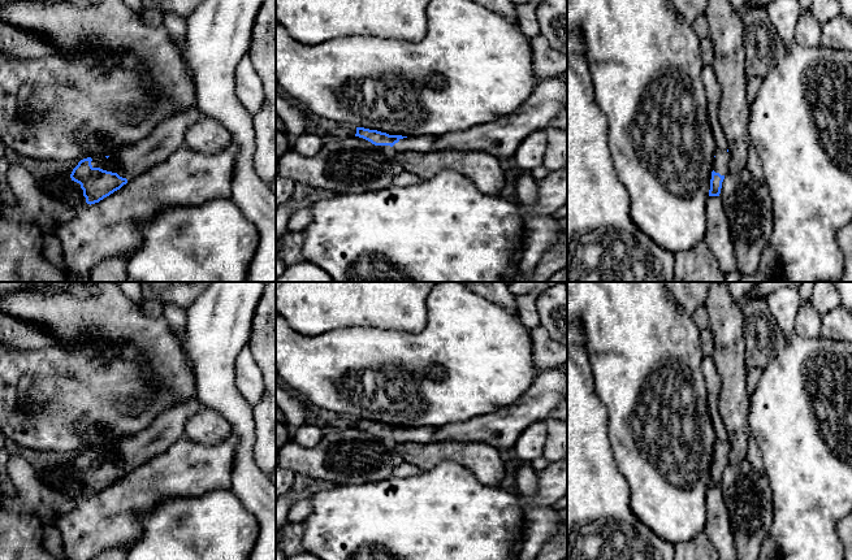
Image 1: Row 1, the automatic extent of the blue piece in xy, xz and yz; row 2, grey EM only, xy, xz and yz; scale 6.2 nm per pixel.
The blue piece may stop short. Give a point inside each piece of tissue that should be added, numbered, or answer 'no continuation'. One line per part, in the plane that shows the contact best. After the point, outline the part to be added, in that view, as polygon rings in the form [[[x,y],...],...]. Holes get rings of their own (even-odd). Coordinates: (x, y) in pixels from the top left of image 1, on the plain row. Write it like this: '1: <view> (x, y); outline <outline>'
1: xy (130, 452); outline [[[196,396],[178,403],[159,414],[142,431],[111,443],[109,451],[94,448],[91,456],[131,472],[182,438],[187,421],[202,408]]]

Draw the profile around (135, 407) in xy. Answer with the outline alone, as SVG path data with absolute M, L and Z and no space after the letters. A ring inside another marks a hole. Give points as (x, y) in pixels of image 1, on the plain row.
M133 401L129 404L117 404L117 409L124 413L131 413L131 414L137 414L139 412L142 412L146 408L146 403L144 401Z

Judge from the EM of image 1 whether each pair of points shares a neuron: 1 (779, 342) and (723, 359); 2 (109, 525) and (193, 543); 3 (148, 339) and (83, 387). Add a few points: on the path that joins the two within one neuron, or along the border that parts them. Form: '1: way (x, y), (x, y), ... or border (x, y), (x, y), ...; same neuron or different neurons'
1: border (742, 322), (744, 364), (747, 367); different neurons
2: border (156, 504), (142, 519), (142, 534), (130, 546); different neurons
3: border (134, 360), (146, 370), (152, 386); different neurons

